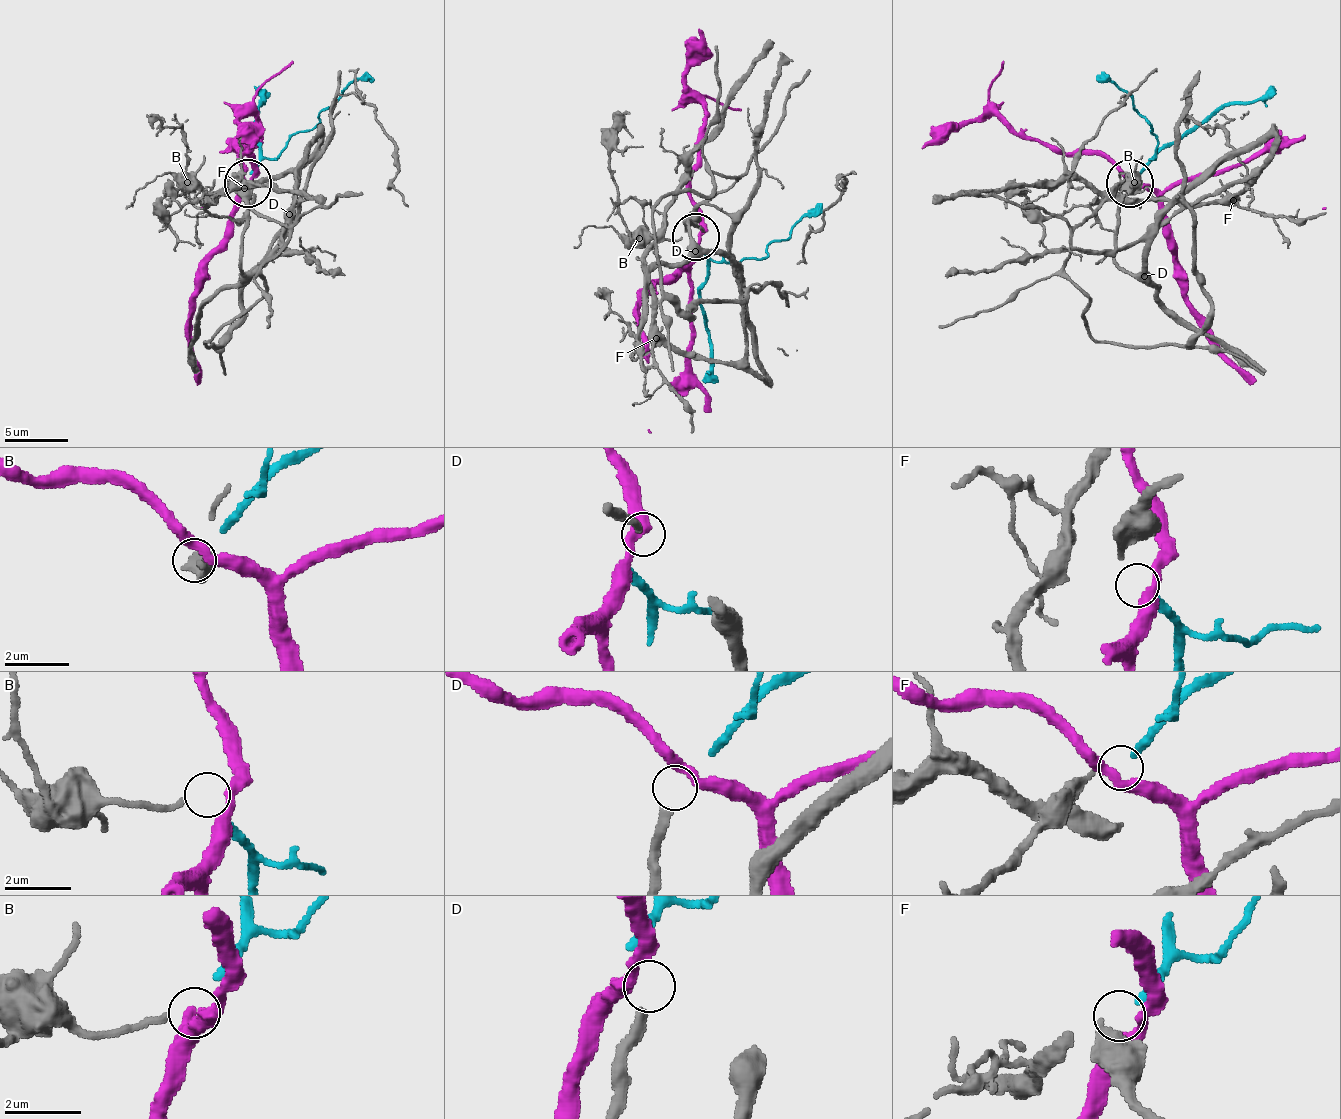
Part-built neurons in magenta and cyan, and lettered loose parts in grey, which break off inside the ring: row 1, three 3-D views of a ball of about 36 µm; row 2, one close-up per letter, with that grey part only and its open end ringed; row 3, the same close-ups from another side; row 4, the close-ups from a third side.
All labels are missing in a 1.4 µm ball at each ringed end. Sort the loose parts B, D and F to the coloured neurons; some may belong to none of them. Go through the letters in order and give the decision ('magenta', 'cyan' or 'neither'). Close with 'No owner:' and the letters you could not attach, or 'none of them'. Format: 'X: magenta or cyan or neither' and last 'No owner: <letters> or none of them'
B: magenta
D: neither
F: cyan
No owner: D

